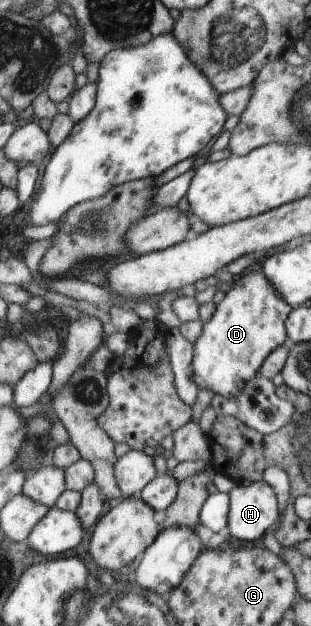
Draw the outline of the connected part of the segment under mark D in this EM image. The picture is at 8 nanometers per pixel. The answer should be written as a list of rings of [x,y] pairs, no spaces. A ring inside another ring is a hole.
[[[248,272],[242,278],[235,278],[233,288],[216,306],[212,318],[203,324],[202,334],[193,345],[191,380],[198,390],[210,390],[224,399],[241,394],[260,373],[266,358],[288,342],[285,326],[292,310],[264,272]]]

